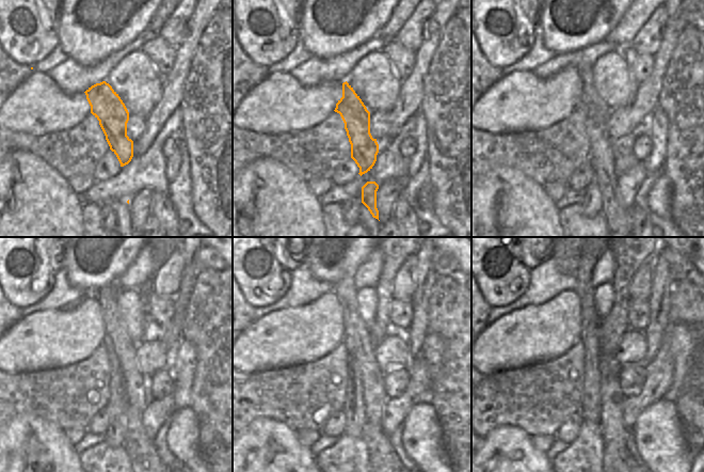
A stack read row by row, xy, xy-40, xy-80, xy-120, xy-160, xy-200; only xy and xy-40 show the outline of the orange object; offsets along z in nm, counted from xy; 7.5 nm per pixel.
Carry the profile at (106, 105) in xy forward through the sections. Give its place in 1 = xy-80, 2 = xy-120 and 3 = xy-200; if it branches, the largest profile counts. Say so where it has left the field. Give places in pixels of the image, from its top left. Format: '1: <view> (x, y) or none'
1: xy-80 (602, 156)
2: xy-120 (142, 454)
3: xy-200 (623, 454)

